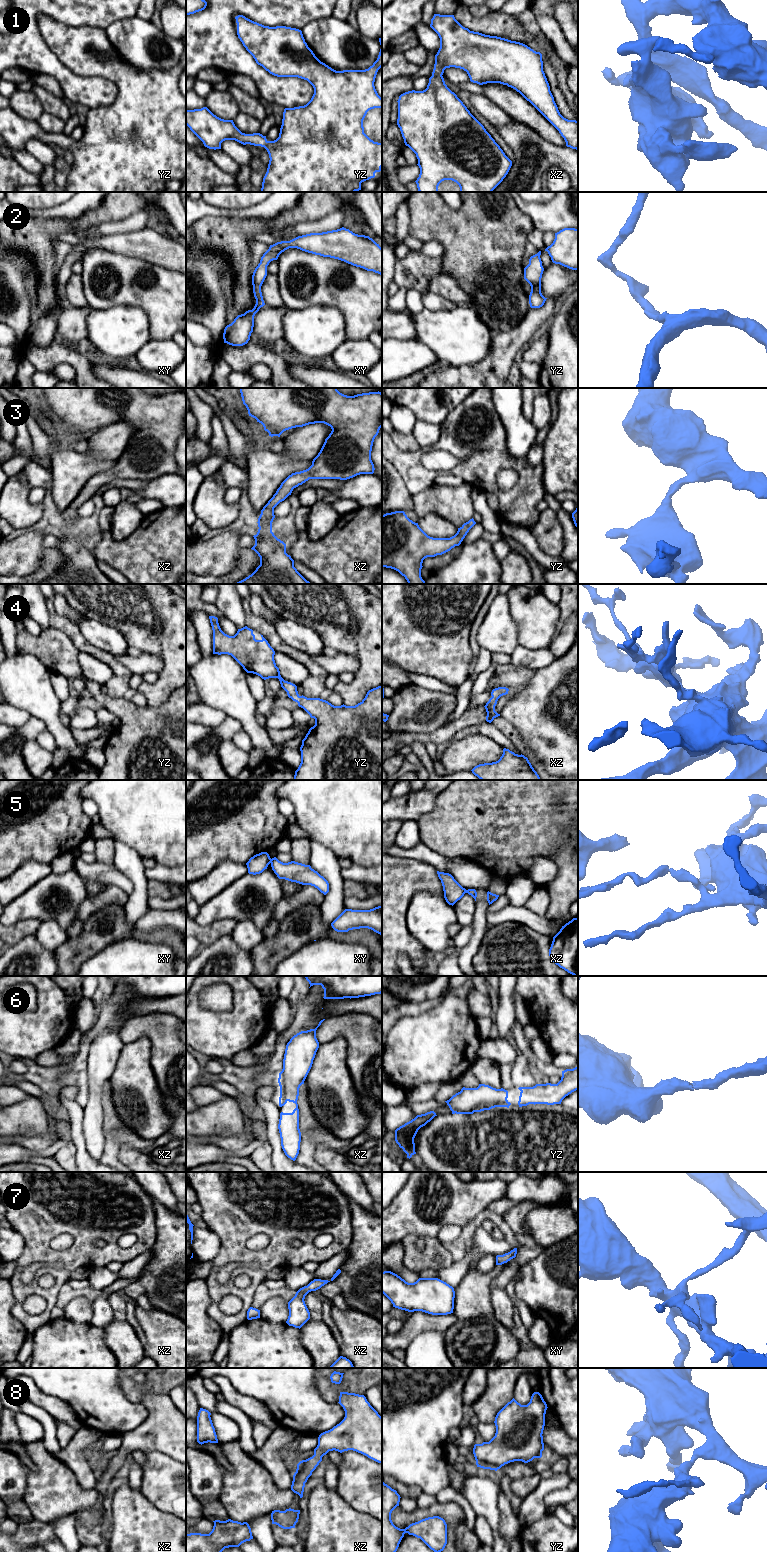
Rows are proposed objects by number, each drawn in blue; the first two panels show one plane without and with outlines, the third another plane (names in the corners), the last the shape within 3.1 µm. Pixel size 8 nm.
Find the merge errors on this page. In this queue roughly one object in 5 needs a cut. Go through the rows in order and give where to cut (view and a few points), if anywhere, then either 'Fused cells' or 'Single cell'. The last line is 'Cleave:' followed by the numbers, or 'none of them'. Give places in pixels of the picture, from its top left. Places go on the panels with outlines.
1: No split. Single cell
2: No split. Single cell
3: No split. Single cell
4: No split. Single cell
5: Split along xy (271, 859), (269, 862). Fused cells
6: No split. Single cell
7: No split. Single cell
8: No split. Single cell
Cleave: 5

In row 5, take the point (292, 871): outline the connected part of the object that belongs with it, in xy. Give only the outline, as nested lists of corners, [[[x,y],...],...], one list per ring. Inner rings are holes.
[[[276,857],[272,858],[271,867],[279,879],[285,879],[302,885],[311,885],[326,895],[329,892],[328,881],[310,865],[305,865],[295,861],[283,863]]]

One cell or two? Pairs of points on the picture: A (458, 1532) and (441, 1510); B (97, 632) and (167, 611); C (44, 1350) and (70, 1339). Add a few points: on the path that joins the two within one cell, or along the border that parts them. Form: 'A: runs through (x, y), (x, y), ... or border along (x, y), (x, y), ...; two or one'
A: runs through (456, 1527), (446, 1515); one
B: border along (91, 619), (113, 626), (123, 635), (128, 645); two
C: runs through (50, 1350), (59, 1350), (64, 1345); one

